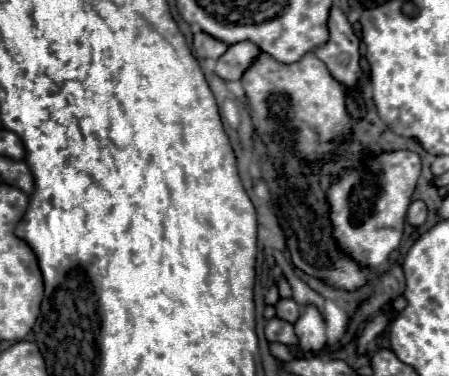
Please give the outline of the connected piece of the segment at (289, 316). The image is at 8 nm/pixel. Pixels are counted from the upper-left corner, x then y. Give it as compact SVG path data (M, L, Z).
M292 298L280 300L274 308L276 308L276 316L278 316L280 320L290 322L290 324L294 324L294 322L298 320L298 316L300 316L300 306L298 306Z

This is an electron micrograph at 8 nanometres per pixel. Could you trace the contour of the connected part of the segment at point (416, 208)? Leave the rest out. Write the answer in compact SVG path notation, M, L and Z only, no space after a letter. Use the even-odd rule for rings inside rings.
M414 200L408 208L408 224L410 226L422 226L428 218L428 206L422 200Z

